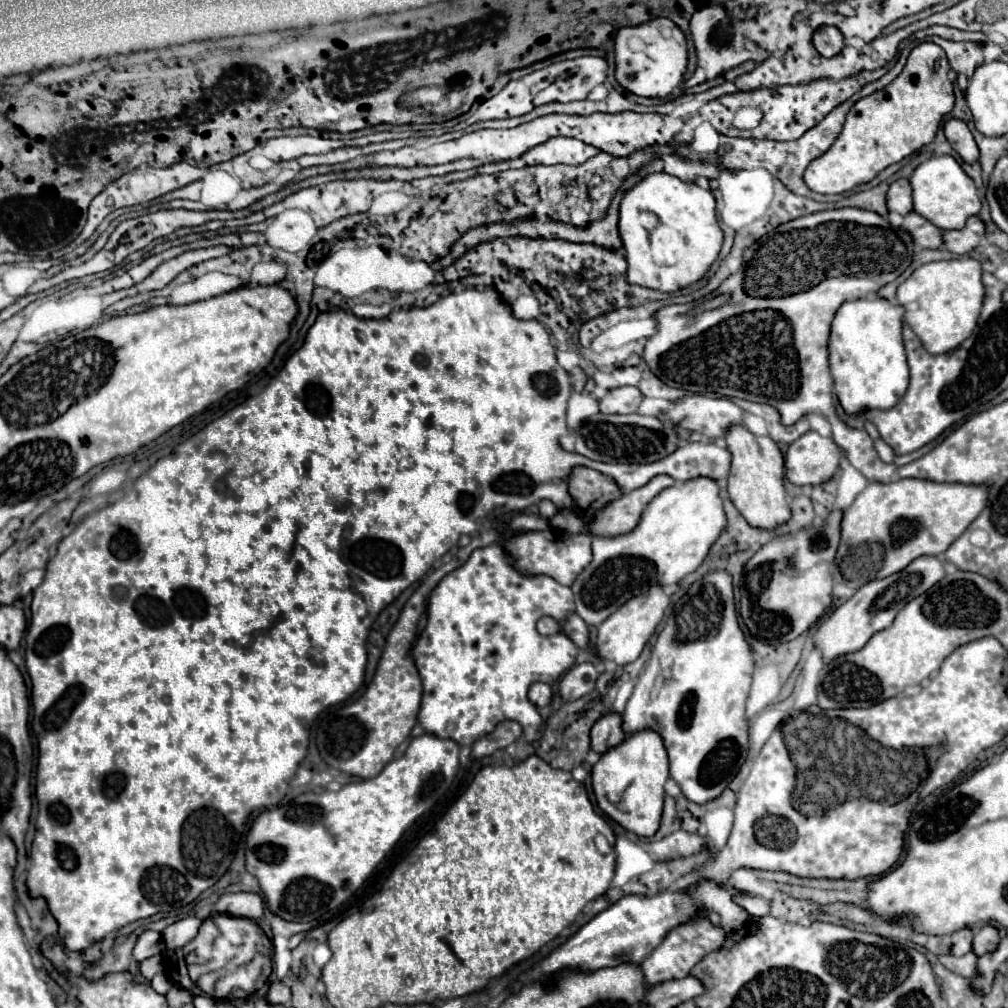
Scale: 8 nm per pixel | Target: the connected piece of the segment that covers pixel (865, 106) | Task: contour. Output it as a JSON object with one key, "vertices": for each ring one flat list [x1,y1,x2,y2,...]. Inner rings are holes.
{"vertices":[[931,41,917,45,897,79,851,107,835,143,805,169,807,187,815,193,837,195,861,183,869,183,885,167,929,145,937,135,941,119,953,109,953,103,953,83,949,79,945,51]]}

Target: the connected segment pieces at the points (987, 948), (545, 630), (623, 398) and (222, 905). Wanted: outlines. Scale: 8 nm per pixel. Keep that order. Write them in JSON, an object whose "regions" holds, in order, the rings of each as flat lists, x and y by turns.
{"regions":[[[983,927,975,933,973,937,973,953,975,955,985,955,985,953,991,953,997,949,999,945,999,933,995,927]],[[543,617,543,619,537,623,537,631,539,631,541,635,553,635,553,633,559,631,559,625,557,625,551,617]],[[617,387,611,389,601,401,599,409,601,413,635,413,639,403,643,401,643,393,635,387]],[[227,893,219,897,215,911,259,921,265,919,265,901,257,893]]]}

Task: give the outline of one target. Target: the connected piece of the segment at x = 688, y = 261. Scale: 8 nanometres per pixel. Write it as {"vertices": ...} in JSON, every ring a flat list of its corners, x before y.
{"vertices":[[653,173,625,193,619,207,619,233,623,249,627,251,627,281,665,293,697,283,715,263,723,245,723,231,717,223,715,197,711,191,705,191,695,183,683,183,667,173]]}

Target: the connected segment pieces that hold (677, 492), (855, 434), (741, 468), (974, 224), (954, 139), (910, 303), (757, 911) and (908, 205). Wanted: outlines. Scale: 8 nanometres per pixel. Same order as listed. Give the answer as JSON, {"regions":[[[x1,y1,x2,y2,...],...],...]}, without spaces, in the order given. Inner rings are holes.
{"regions":[[[695,477,691,481,677,483,673,487,663,489,645,507,639,525,631,533,619,535,619,537,613,537,613,539,605,539,605,537,595,537,593,539,593,561,589,563,589,567,573,583,577,615,587,625,601,625,625,601,629,601,631,597,647,591,651,579,655,579,655,583,659,583,659,585,679,583,685,575,693,573,703,563,709,549,713,547,713,543,723,533,725,525,727,525,727,517,725,517,725,511,723,511,721,485,715,479,711,479,711,477]],[[831,209,831,211,821,211,821,213,813,213,807,217,799,217,795,221,783,223,777,229,773,229,771,233,767,233,765,237,761,237,757,243,753,243,747,251,745,251,745,265,743,265,743,281,741,277,737,277,739,281,723,281,723,285,713,293,713,295,721,295,721,293,731,293,731,301,729,305,721,307,721,309,713,309,713,311,703,311,697,315,689,315,689,309,693,305,669,305,659,309,659,313,655,313,655,321,657,321,657,333,653,337,647,339,645,351,643,351,643,359,647,363,647,367,651,369,651,373,655,373,655,377,659,377,665,385,671,385,675,389,685,389,689,393,717,393,723,397,737,397,737,399,747,399,747,401,761,401,761,403,771,403,779,413,781,413,781,421,783,425,793,425,797,423,803,415,807,413,821,413,829,419,831,427,833,427,833,441,845,449,847,459,851,461,851,465,855,469,859,469,865,477,869,477,869,481,879,481,879,483,889,483,893,471,897,469,895,463,883,463,873,447,873,439,867,435,867,431,859,431,859,429,849,429,835,413,833,407,833,397,831,397,831,389,833,389,833,377,829,373,829,335,831,335,831,321,837,313,837,309,845,303,845,301,857,301,857,299,865,299,869,295,875,295,883,285,895,281,911,263,913,259,913,237,911,233,907,233,905,229,893,229,891,223,881,217,875,211,867,211,867,209],[763,311,771,311,771,313,779,313,781,315,781,323,763,323]],[[733,425,725,439,733,455,731,471,729,471,729,485,727,485,727,493,733,505,739,509,745,521,755,529,771,531,787,523,791,517,791,509,789,509,789,499,783,487,783,475,785,475,783,455,777,443,769,437,757,437,749,433,747,427,743,425]],[[969,217,967,225,963,229,945,231,945,235,943,235,945,245,943,247,951,253,965,255,965,253,971,253,979,245,979,241,985,237,985,233,987,233,985,223,979,217]],[[949,119,945,123,945,137,967,163,973,163,979,159,979,147,975,143,971,129,963,119]],[[963,257,921,265,897,287,895,301,905,309,903,319,931,355,957,349,975,329,985,295,981,275,981,263,973,257]],[[747,893,747,895,741,895,735,899,743,909,747,909,753,917,765,917,769,913,769,901,765,901,763,897,759,895,753,895,753,893]],[[897,179,889,187,889,191,887,191,887,207,889,207,889,211,897,211,903,217,913,211,913,197,911,197,909,179]]]}

